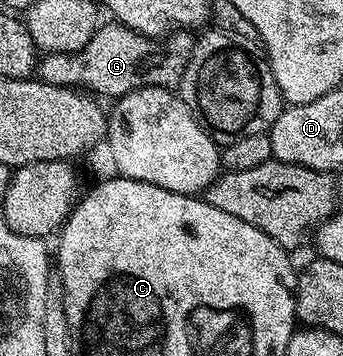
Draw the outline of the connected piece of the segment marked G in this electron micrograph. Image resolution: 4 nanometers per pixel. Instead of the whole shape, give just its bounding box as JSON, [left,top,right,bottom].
[37,22,195,98]

